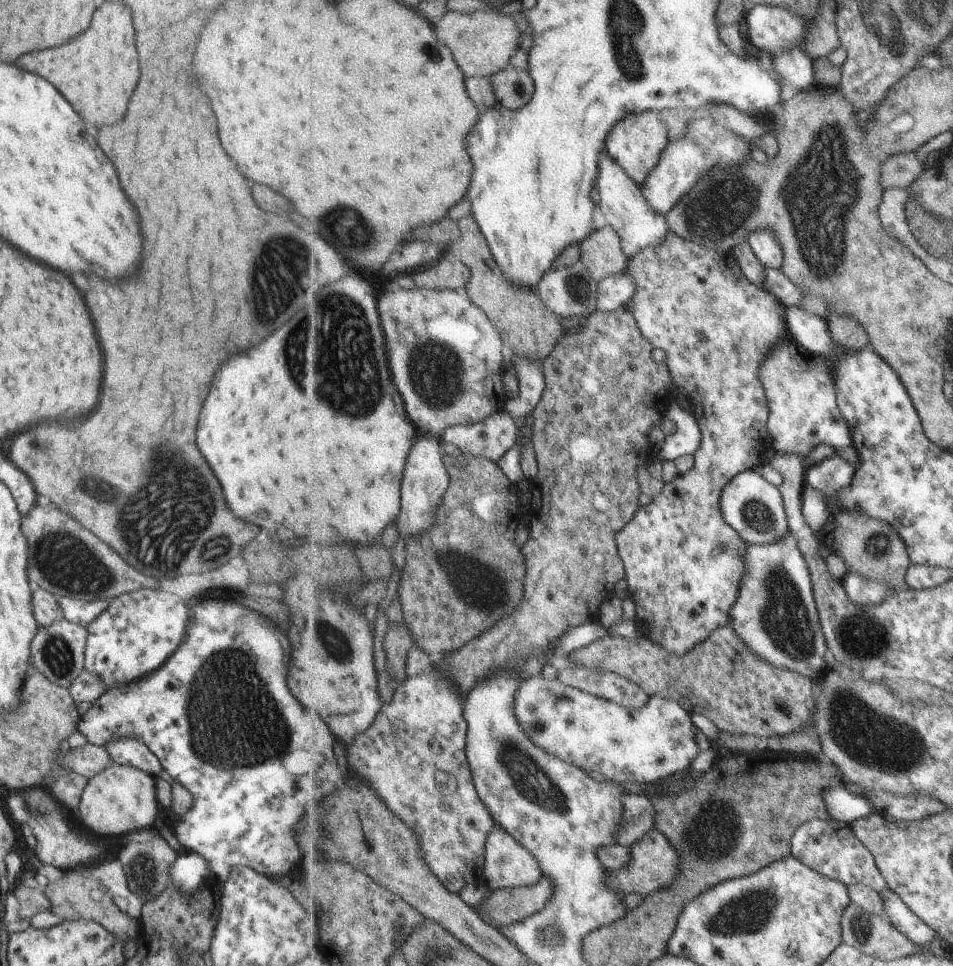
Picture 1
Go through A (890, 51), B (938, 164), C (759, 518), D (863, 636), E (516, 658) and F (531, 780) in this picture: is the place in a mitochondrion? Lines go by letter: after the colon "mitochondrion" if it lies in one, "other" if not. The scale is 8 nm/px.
A: mitochondrion
B: other
C: mitochondrion
D: mitochondrion
E: other
F: mitochondrion

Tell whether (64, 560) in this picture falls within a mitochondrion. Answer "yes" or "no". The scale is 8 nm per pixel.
yes

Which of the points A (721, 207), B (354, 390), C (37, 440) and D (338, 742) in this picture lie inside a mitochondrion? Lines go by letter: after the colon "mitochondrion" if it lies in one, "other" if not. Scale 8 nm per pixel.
A: mitochondrion
B: mitochondrion
C: mitochondrion
D: other

